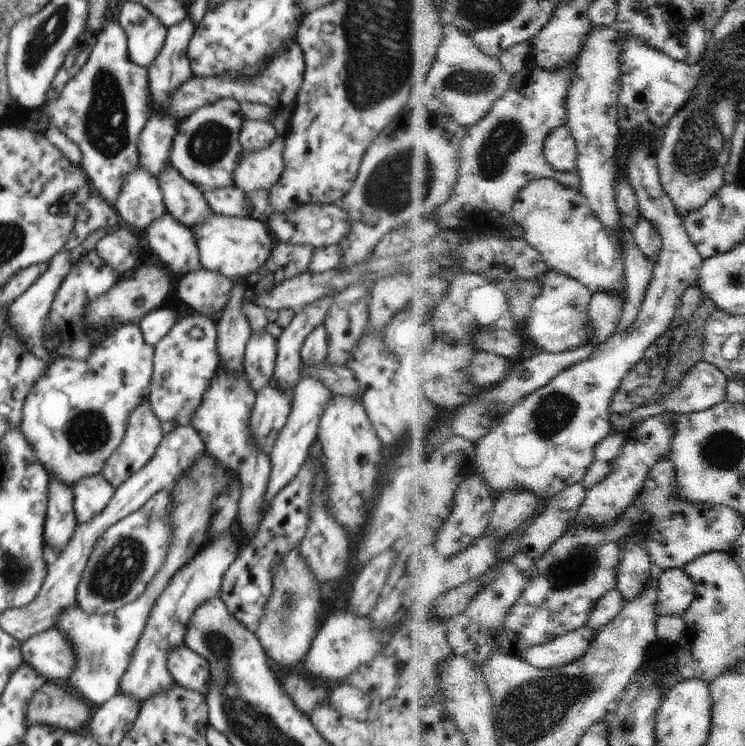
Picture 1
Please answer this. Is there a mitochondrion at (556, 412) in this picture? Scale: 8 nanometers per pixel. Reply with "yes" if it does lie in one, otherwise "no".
yes

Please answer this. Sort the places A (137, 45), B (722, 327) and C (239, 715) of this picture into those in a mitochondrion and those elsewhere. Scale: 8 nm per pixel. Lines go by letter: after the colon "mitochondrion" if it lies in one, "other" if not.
A: other
B: other
C: mitochondrion

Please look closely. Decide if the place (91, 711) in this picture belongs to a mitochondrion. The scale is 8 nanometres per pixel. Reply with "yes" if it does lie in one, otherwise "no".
no

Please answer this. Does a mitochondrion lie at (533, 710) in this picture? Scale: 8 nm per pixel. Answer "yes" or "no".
yes

